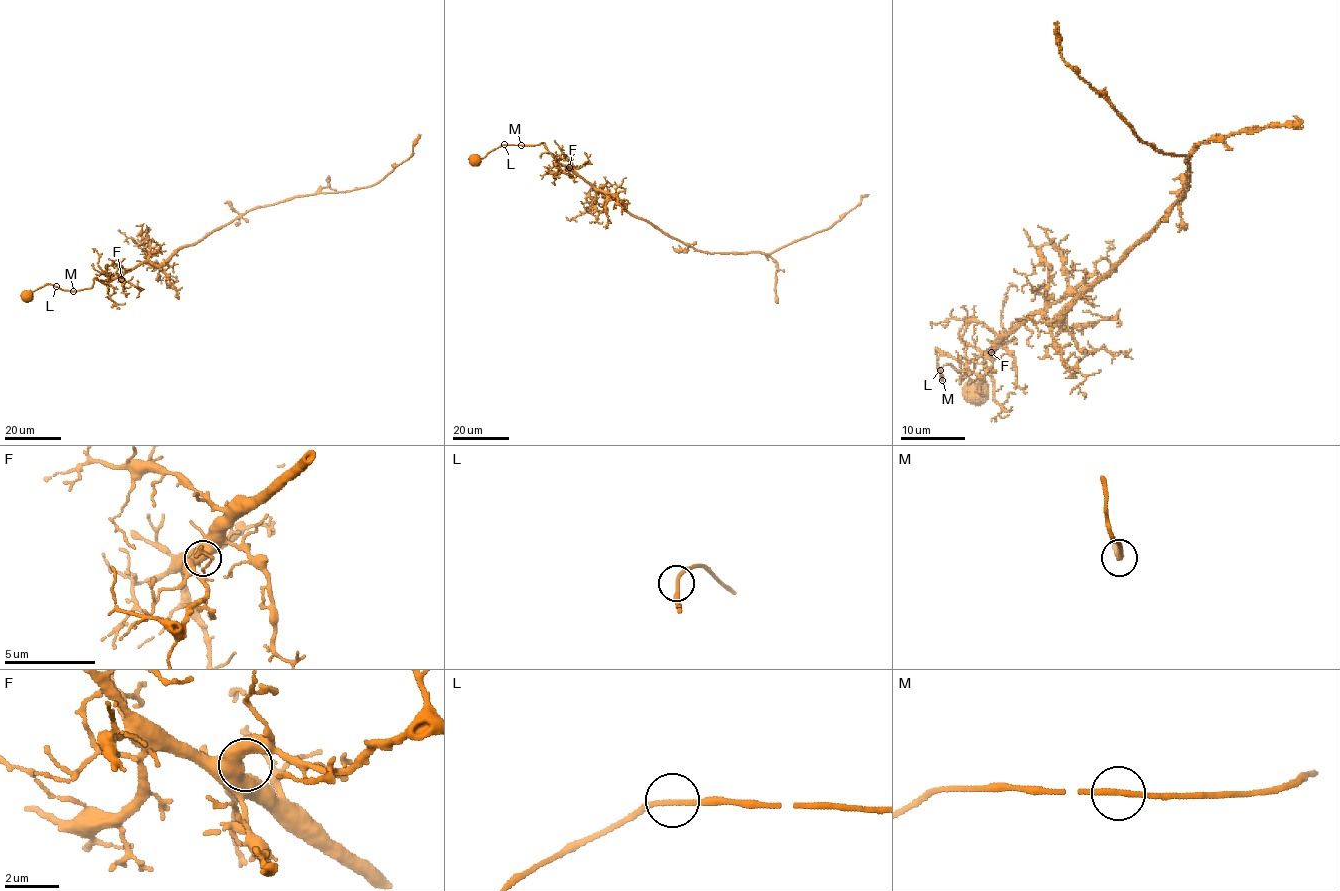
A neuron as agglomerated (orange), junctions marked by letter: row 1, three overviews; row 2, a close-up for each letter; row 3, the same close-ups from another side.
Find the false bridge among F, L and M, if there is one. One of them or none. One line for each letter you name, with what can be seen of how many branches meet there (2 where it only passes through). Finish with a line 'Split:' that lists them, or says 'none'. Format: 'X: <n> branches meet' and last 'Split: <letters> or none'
Split: none

